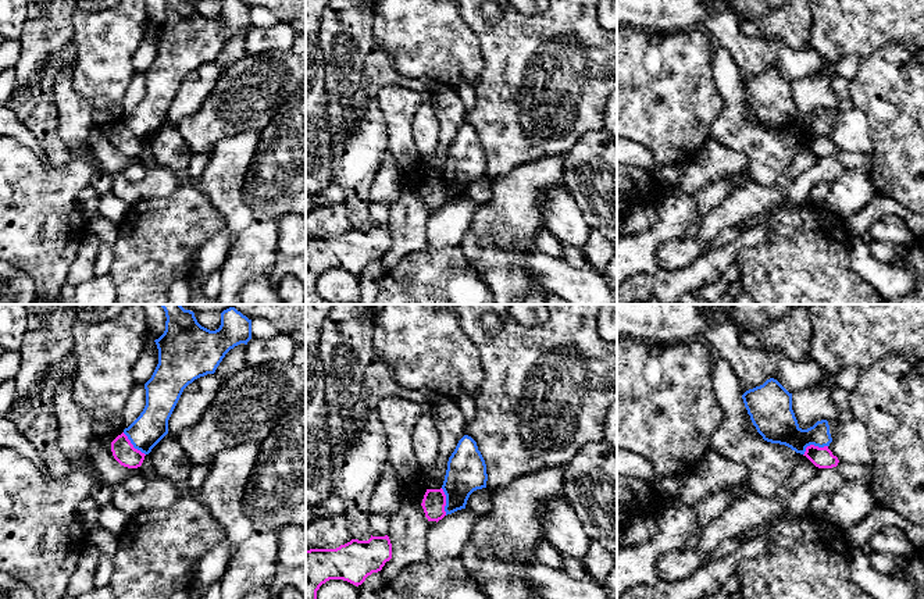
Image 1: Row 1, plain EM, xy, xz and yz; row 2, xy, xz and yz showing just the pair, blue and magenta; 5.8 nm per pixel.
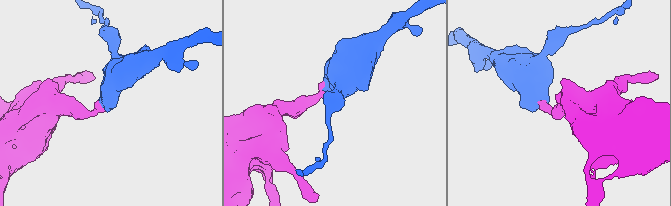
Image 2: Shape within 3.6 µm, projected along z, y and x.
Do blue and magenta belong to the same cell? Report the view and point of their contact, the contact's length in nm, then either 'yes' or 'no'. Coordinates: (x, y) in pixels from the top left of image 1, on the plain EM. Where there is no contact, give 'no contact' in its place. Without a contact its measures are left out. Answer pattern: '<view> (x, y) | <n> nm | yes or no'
yz (813, 132) | 160 nm | no

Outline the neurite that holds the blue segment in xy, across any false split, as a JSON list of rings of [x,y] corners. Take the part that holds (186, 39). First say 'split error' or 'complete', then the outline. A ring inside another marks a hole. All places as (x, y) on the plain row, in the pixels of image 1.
complete | [[[165,0],[165,19],[156,28],[158,53],[145,72],[146,95],[140,104],[124,118],[135,138],[149,143],[168,122],[168,108],[183,81],[195,68],[214,63],[225,43],[235,35],[251,28],[251,8],[240,0],[222,0],[221,14],[215,19],[201,15],[193,0]]]

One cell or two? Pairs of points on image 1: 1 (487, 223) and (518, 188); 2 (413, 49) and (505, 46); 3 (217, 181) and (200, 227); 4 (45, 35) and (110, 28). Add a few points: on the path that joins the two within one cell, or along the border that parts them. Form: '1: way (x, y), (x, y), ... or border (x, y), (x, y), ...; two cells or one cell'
1: way (495, 214), (513, 196); one cell
2: border (463, 20), (478, 39), (484, 63), (478, 79); two cells
3: border (195, 182), (224, 216), (227, 225); two cells
4: border (71, 25), (72, 39); two cells

